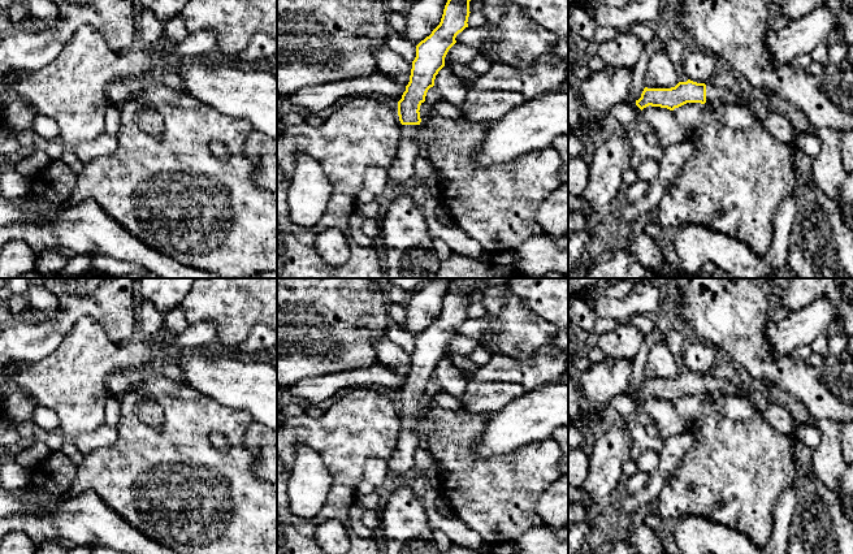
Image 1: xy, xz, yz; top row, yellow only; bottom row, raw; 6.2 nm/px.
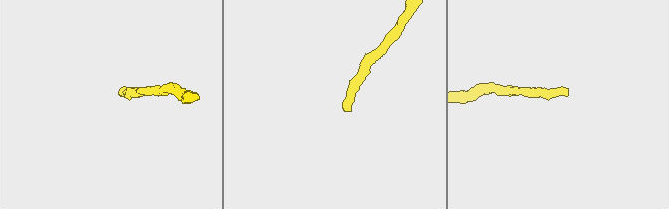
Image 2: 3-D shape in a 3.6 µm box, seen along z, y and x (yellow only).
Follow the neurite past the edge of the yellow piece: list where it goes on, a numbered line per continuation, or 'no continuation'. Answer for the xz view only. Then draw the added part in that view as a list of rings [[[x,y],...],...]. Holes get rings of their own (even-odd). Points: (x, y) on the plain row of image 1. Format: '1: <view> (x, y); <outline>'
1: xz (401, 464); [[[402,416],[400,429],[397,440],[397,447],[386,462],[389,467],[389,479],[384,488],[378,489],[380,505],[376,512],[380,518],[380,525],[373,531],[372,540],[382,549],[385,533],[382,527],[384,511],[393,488],[406,477],[413,475],[415,451],[421,445],[421,434],[417,430],[419,416]]]

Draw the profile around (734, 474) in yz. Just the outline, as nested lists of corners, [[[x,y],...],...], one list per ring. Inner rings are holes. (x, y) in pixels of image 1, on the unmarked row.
[[[709,394],[703,395],[701,416],[688,429],[696,442],[681,456],[650,508],[668,524],[684,516],[700,516],[746,534],[763,546],[774,532],[778,498],[796,479],[796,434],[776,432],[757,411],[745,421],[724,417]]]

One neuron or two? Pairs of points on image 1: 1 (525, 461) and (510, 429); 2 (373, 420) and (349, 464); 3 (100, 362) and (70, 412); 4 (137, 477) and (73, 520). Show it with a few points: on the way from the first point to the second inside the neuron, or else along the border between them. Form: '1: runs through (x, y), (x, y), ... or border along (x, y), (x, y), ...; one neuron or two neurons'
1: border along (549, 440), (536, 440), (507, 453), (489, 455); two neurons
2: runs through (363, 431), (353, 442), (353, 454); one neuron
3: runs through (87, 375), (77, 385), (77, 399); one neuron
4: border along (72, 496), (87, 490), (94, 492), (125, 520); two neurons

